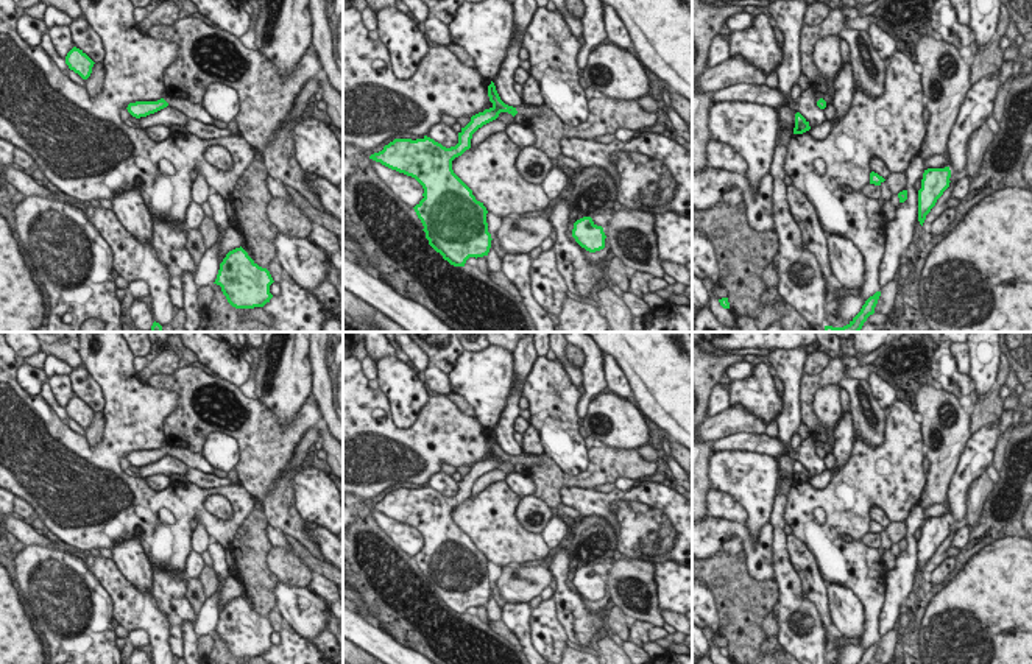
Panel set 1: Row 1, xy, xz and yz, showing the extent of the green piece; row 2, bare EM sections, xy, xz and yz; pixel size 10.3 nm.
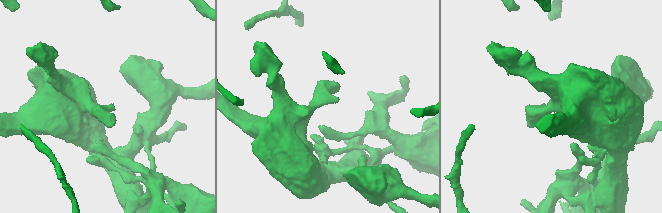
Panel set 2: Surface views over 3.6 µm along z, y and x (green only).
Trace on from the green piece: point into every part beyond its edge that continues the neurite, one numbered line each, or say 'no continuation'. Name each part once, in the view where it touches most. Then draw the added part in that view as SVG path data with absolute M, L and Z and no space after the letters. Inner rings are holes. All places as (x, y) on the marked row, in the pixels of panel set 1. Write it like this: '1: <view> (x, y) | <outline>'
1: xy (194, 111) | M164 97L168 106L184 112L189 118L198 120L206 125L212 125L214 118L207 114L207 111L201 104L195 104L189 100L170 98Z

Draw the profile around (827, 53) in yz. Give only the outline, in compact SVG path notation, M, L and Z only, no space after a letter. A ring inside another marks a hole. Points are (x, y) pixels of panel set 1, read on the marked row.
M826 36L820 39L814 47L814 64L818 72L826 78L825 86L818 86L818 95L825 101L832 101L834 84L828 81L829 76L834 76L842 69L842 55L840 55L840 37Z

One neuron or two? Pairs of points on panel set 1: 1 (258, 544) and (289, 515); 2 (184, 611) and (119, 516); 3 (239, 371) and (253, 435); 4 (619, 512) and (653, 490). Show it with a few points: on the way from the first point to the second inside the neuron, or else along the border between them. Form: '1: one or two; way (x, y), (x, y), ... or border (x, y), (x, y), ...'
1: two; border (262, 513), (268, 524)
2: two; border (153, 566), (175, 579), (186, 580)
3: two; border (217, 374), (237, 387)
4: one; way (627, 512), (632, 512), (646, 498)

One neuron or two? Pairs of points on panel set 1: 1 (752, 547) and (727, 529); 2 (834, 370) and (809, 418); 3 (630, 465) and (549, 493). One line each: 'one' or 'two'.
1: one
2: one
3: one

